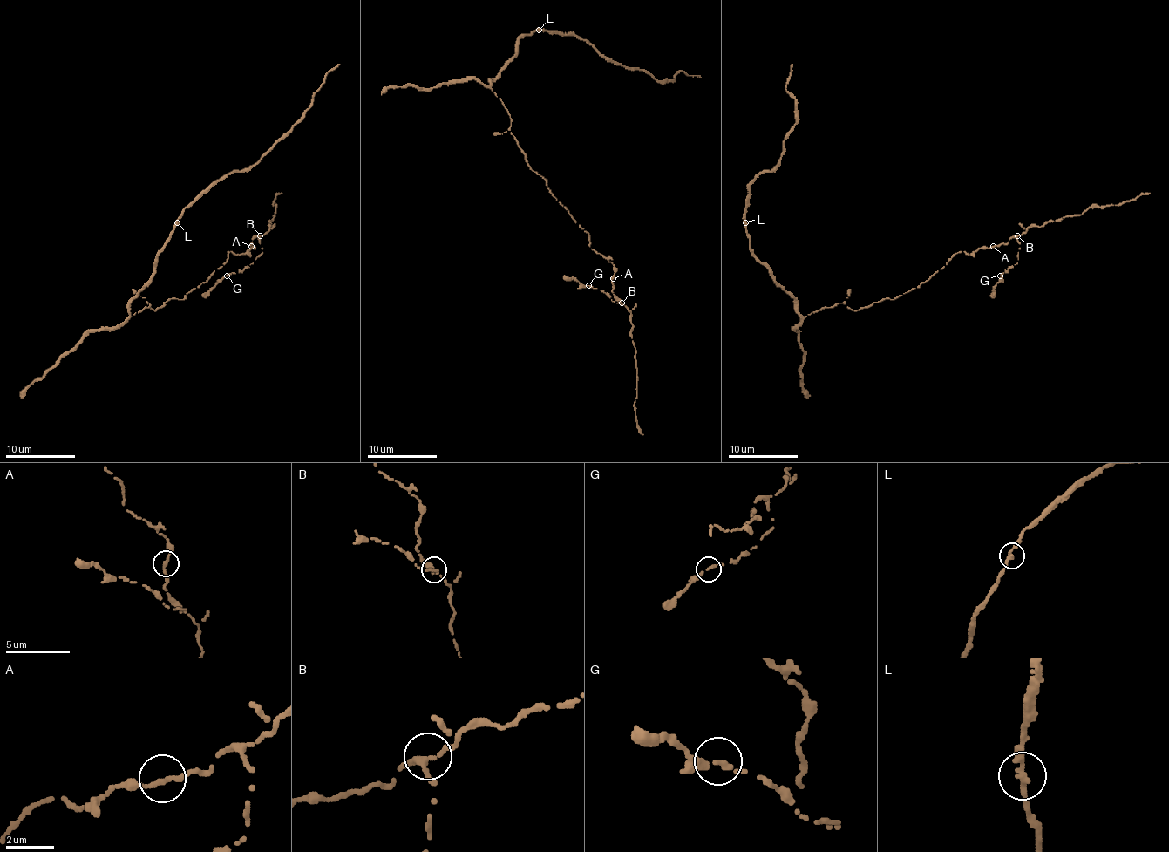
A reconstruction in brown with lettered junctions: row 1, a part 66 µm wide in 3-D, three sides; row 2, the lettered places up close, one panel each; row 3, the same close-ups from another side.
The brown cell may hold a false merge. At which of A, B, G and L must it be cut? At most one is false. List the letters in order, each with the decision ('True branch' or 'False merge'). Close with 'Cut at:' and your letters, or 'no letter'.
A: True branch
B: True branch
G: True branch
L: True branch
Cut at: no letter

